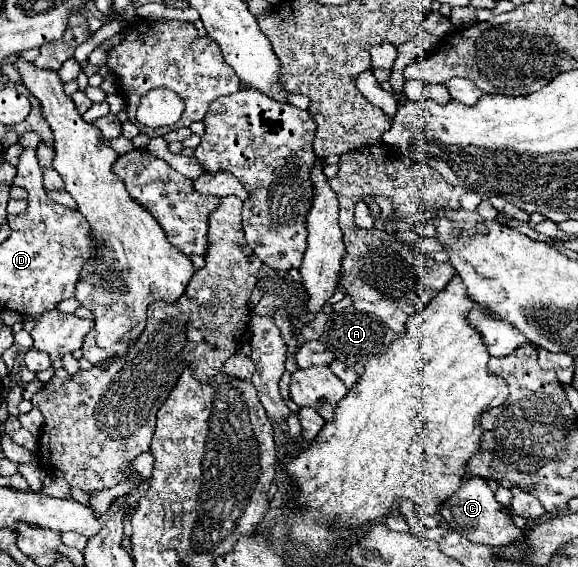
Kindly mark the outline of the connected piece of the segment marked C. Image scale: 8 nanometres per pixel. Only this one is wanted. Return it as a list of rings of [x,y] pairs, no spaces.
[[[471,476],[469,484],[463,484],[443,506],[441,506],[441,516],[451,524],[453,530],[461,532],[469,542],[479,542],[487,546],[505,546],[511,542],[521,540],[521,528],[517,528],[511,522],[511,512],[509,508],[503,510],[503,506],[495,500],[495,494],[487,486],[487,480],[481,476]]]

